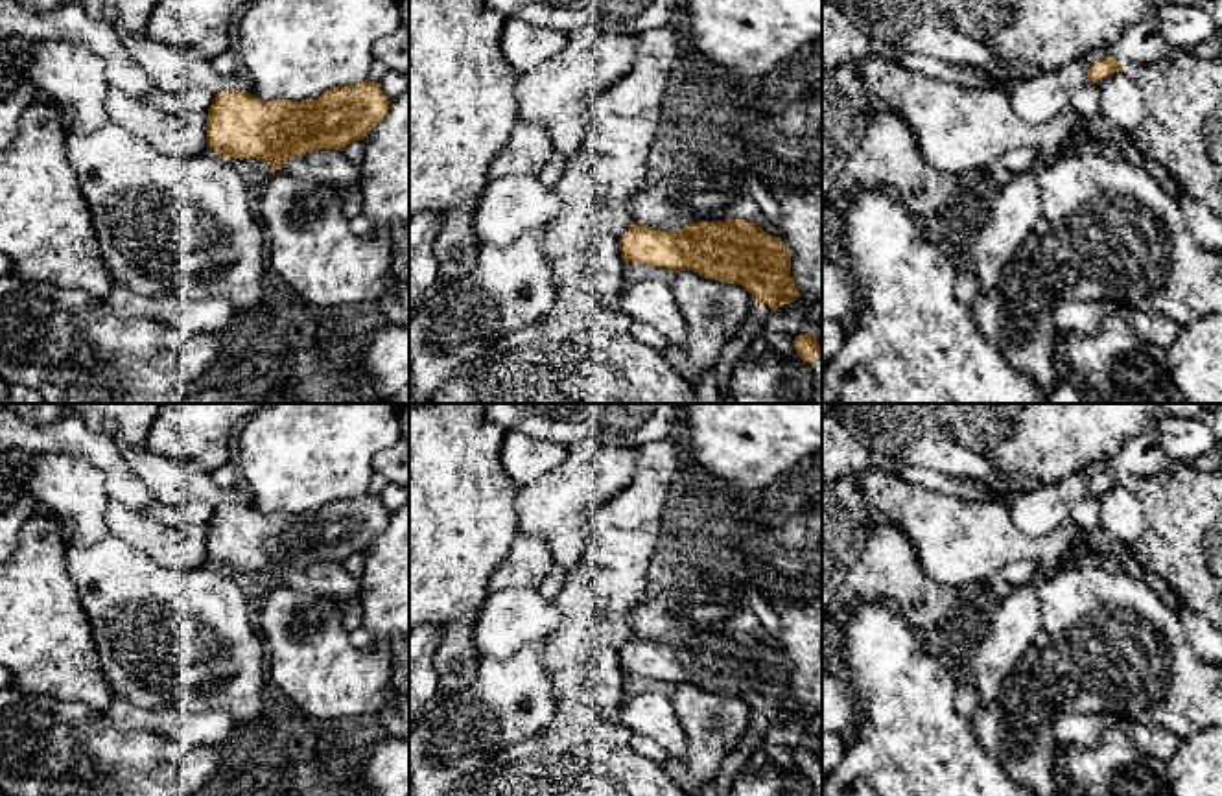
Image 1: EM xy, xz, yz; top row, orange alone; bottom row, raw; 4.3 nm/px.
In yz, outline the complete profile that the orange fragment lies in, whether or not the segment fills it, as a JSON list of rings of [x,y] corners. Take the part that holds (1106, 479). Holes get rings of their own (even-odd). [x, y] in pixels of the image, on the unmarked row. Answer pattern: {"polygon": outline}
{"polygon": [[[1108,468],[1089,479],[1087,492],[1099,496],[1111,490],[1119,483],[1122,483],[1122,477],[1115,470]]]}

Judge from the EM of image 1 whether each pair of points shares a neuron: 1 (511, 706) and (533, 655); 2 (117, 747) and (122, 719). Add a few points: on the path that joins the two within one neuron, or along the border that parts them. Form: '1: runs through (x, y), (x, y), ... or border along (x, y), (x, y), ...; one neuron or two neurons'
1: runs through (515, 693), (526, 667); one neuron
2: border along (105, 714), (120, 730), (153, 730), (163, 734); two neurons

